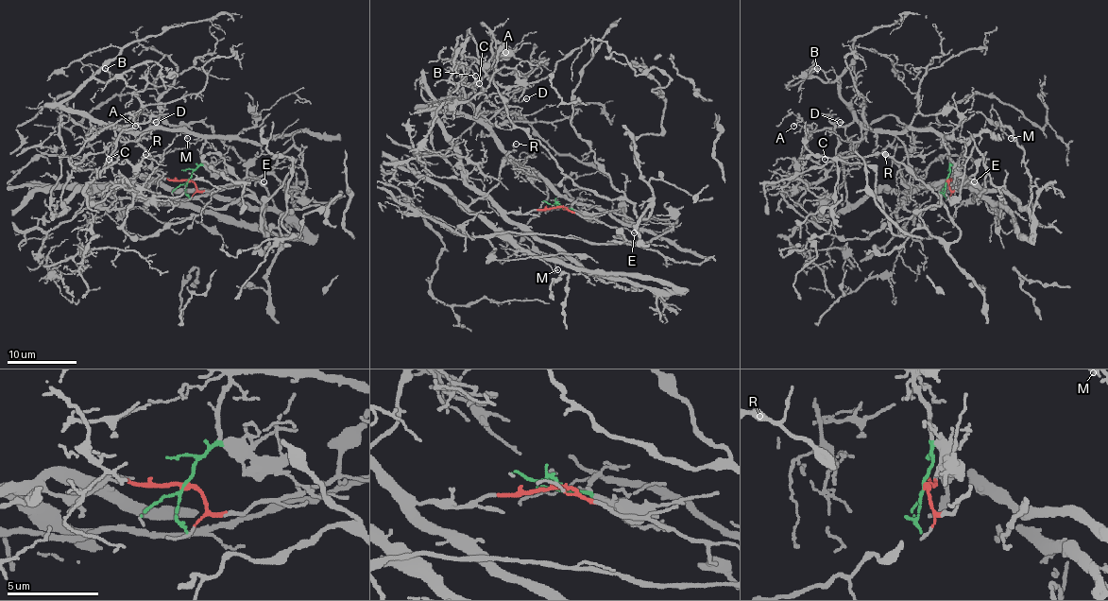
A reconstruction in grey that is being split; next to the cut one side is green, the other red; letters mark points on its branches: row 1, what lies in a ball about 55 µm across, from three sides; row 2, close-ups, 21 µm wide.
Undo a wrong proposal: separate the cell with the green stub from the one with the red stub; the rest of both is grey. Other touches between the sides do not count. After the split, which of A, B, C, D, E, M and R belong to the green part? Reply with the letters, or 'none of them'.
A, B, C, D

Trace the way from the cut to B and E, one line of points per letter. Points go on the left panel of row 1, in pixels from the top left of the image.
B: (188, 180), (203, 138), (161, 129), (118, 131), (61, 105), (89, 80), (106, 82), (105, 68)
E: (188, 180), (198, 190), (225, 187), (248, 176), (264, 181)

